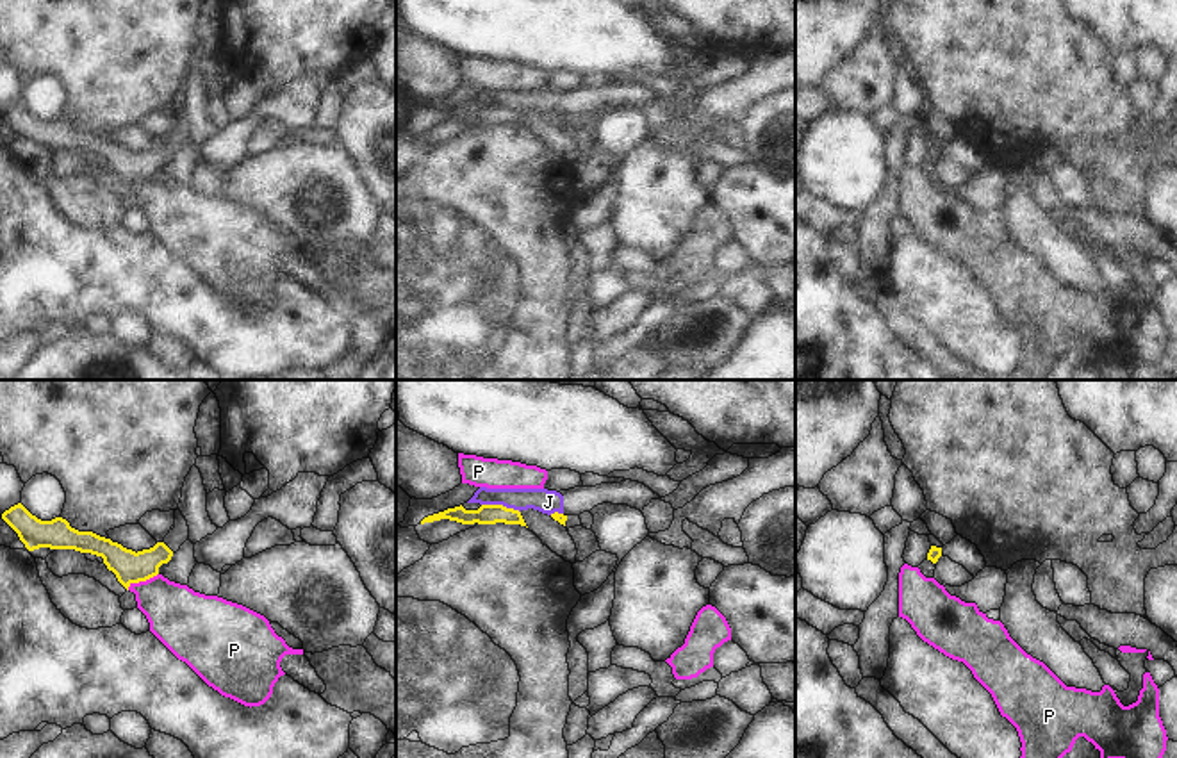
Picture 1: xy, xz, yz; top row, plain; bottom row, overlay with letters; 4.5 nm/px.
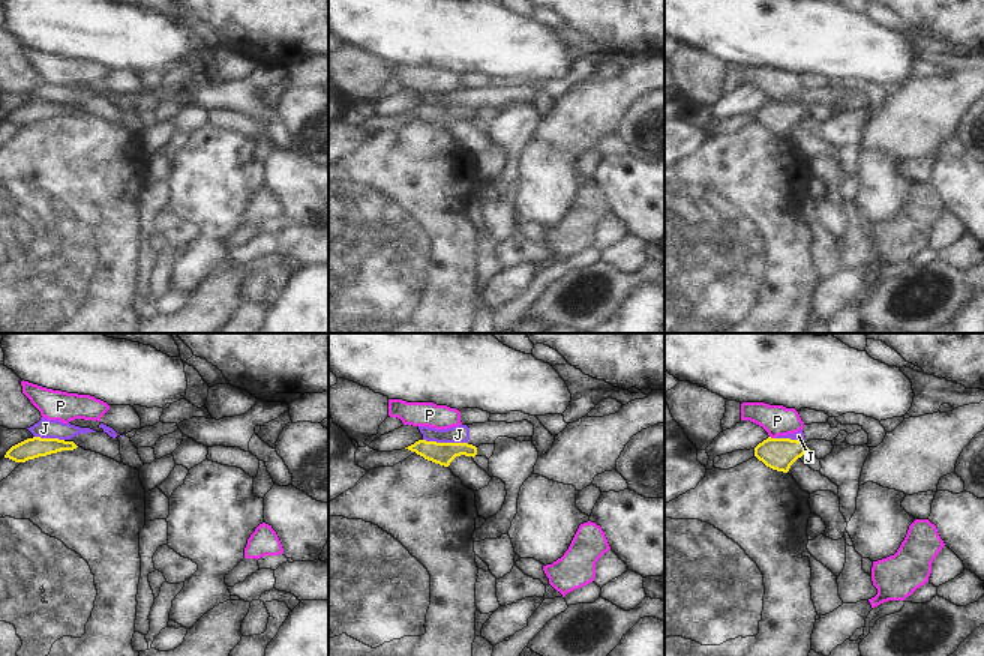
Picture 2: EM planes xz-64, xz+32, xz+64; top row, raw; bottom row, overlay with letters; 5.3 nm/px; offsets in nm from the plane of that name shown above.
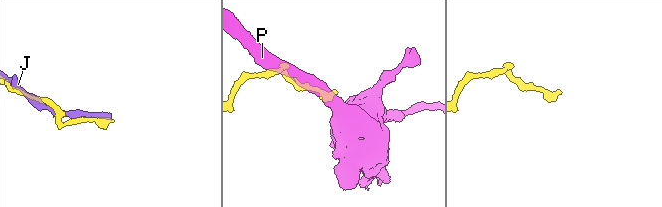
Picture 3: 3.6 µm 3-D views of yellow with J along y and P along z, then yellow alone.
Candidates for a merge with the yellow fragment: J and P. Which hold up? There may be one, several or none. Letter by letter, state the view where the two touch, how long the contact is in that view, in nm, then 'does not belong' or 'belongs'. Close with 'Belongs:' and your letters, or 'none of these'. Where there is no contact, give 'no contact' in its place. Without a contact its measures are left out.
J: meets yellow in xz; contact 180 nm long; does not belong
P: meets yellow in xy; contact 160 nm long; does not belong
Belongs: none of these

